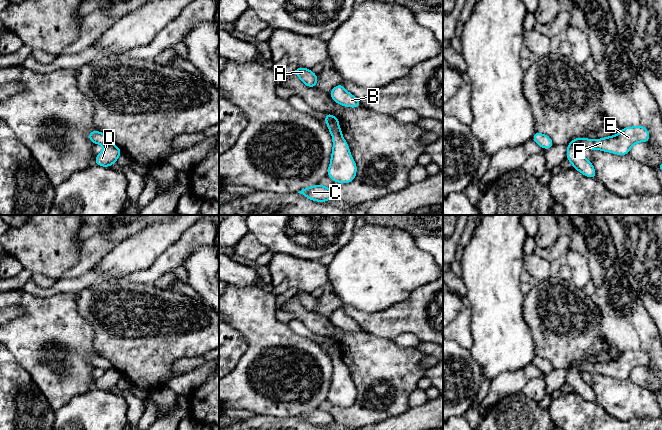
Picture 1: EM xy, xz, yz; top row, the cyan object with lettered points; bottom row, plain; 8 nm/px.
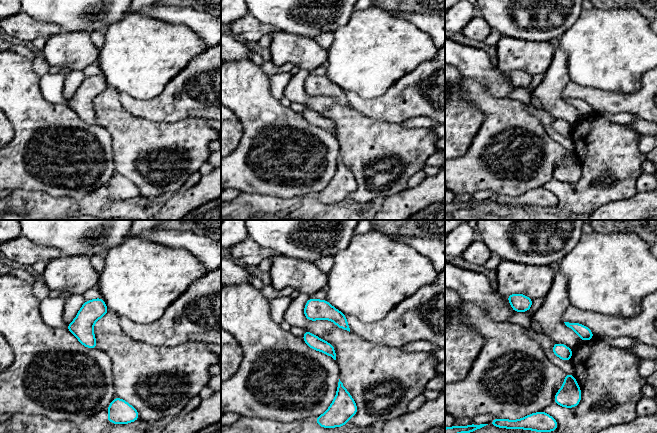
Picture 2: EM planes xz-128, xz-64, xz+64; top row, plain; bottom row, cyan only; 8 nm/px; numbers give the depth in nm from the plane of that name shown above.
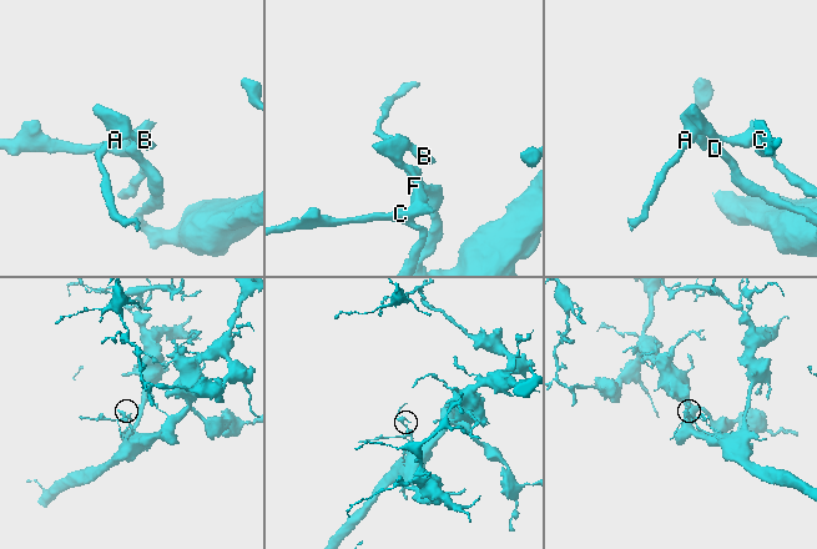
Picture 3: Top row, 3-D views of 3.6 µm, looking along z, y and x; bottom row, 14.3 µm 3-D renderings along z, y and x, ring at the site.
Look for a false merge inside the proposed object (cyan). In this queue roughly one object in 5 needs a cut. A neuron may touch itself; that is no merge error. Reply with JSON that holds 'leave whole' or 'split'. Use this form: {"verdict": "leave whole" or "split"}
{"verdict": "split"}

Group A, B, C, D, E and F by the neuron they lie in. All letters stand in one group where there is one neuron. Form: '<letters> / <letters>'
A B C E F / D

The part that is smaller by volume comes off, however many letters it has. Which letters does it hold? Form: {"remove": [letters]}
{"remove": ["A", "B", "C", "E", "F"]}

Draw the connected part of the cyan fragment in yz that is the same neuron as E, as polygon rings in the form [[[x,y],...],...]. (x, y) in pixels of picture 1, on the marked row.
[[[642,126],[625,127],[616,136],[609,136],[598,140],[588,138],[575,138],[571,144],[591,150],[602,150],[617,155],[628,155],[630,148],[637,142],[649,142],[648,130]]]

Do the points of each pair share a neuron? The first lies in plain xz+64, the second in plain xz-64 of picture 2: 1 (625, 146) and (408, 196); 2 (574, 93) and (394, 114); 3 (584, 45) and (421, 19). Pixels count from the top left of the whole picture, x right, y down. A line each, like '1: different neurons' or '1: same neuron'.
1: different neurons
2: same neuron
3: different neurons

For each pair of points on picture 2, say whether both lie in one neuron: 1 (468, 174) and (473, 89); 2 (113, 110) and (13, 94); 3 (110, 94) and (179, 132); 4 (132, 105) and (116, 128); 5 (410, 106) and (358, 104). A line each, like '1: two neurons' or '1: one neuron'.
1: one neuron
2: two neurons
3: one neuron
4: two neurons
5: one neuron

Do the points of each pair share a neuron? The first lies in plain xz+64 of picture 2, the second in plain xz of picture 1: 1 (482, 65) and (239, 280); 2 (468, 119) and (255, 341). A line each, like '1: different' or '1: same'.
1: same
2: different

